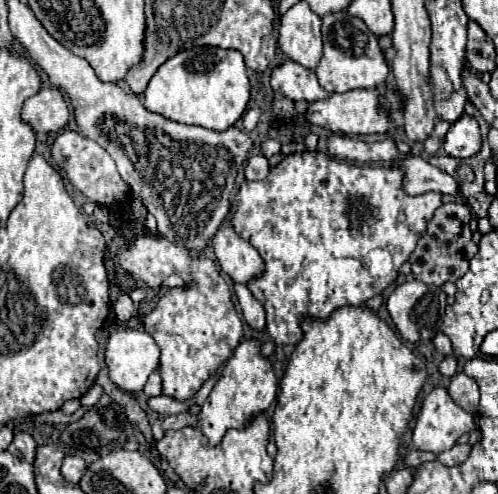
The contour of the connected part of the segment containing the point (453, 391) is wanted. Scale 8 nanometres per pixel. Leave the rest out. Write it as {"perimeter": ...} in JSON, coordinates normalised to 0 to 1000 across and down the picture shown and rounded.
{"perimeter":[[[918,755],[910,767],[906,767],[906,779],[902,779],[902,800],[906,808],[926,824],[934,828],[938,836],[954,836],[962,828],[962,783],[958,775],[938,763],[934,755]]]}

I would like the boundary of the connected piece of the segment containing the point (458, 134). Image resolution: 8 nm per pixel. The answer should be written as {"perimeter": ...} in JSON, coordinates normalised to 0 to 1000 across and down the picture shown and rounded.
{"perimeter":[[[930,233],[914,249],[906,249],[902,269],[894,269],[890,302],[898,314],[918,322],[954,314],[966,302],[966,273],[958,245],[942,233]]]}

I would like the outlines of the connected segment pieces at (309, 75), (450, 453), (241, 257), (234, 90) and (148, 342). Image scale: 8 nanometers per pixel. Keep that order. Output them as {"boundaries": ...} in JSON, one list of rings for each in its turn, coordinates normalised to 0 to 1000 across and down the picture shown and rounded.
{"boundaries":[[[[572,119],[564,132],[544,140],[544,176],[548,184],[572,192],[584,204],[637,204],[653,200],[661,188],[641,172],[633,144],[612,140],[608,132]]],[[[934,897],[934,901],[914,901],[914,905],[906,905],[906,909],[898,909],[898,913],[890,913],[890,917],[882,917],[882,933],[890,937],[890,941],[922,941],[922,937],[930,937],[938,925],[942,925],[942,913],[946,913],[946,901],[942,897]]],[[[452,451],[440,472],[428,480],[428,500],[444,545],[484,577],[496,577],[504,565],[524,561],[532,549],[528,524],[496,488],[488,488],[460,451]]],[[[388,95],[335,119],[303,156],[291,184],[291,217],[343,245],[452,265],[488,237],[500,204],[500,156],[488,111],[472,99]]],[[[243,666],[231,670],[219,690],[215,690],[215,711],[211,711],[211,731],[219,743],[219,763],[223,771],[255,791],[255,796],[279,796],[287,791],[295,763],[315,747],[319,739],[319,698],[311,694],[311,686],[295,674],[295,670],[279,670],[279,666]]]]}

